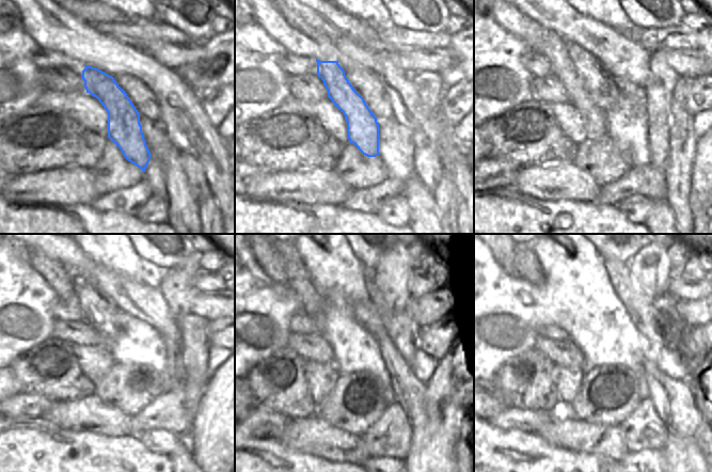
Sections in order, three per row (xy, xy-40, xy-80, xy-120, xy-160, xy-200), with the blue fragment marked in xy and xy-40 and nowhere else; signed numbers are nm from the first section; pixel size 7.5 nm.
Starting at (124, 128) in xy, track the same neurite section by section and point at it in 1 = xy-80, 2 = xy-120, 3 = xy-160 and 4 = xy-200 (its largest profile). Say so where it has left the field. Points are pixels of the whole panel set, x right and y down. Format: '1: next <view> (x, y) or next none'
1: next xy-80 (553, 48)
2: next xy-120 (97, 311)
3: next xy-160 (298, 278)
4: next xy-200 (527, 265)

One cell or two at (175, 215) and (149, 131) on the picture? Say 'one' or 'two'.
one

